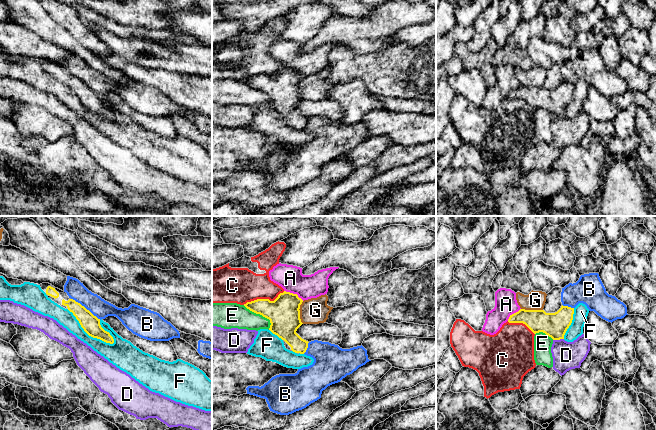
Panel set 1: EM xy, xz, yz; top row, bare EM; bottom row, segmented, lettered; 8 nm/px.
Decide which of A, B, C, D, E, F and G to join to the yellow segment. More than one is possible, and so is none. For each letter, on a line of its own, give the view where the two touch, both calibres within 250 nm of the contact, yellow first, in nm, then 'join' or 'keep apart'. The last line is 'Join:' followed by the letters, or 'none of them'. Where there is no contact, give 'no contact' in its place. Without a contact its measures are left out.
A: xz | 260/200 nm | keep apart
B: xy | 140/150 nm | keep apart
C: xz | 260/280 nm | keep apart
D: yz | 200/220 nm | keep apart
E: xz | 260/200 nm | keep apart
F: xy | 140/140 nm | keep apart
G: xz | 260/200 nm | keep apart
Join: none of them

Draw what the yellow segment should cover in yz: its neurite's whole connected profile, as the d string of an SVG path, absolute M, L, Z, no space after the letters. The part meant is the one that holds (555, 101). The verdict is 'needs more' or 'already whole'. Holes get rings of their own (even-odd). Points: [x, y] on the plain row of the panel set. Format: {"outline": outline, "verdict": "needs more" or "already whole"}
{"outline": "M561 82L555 89L544 86L525 86L510 91L509 99L523 99L534 110L543 108L553 116L564 115L564 111L572 99L574 84Z", "verdict": "already whole"}

